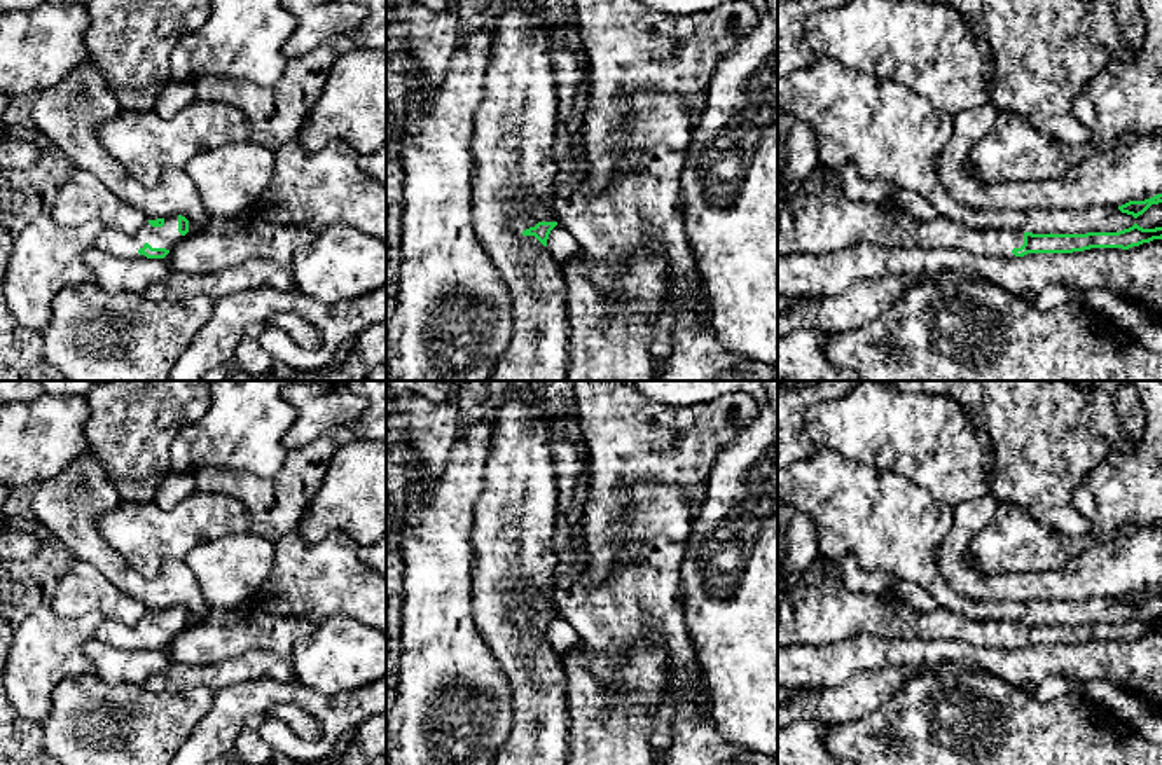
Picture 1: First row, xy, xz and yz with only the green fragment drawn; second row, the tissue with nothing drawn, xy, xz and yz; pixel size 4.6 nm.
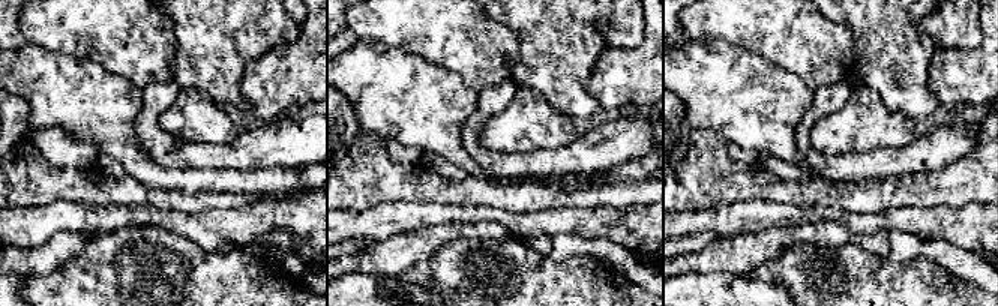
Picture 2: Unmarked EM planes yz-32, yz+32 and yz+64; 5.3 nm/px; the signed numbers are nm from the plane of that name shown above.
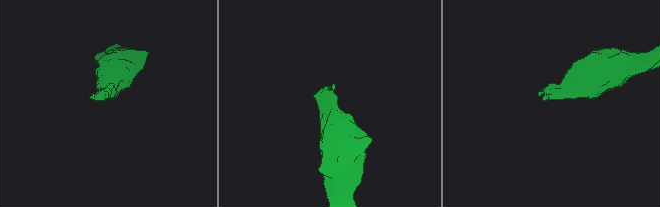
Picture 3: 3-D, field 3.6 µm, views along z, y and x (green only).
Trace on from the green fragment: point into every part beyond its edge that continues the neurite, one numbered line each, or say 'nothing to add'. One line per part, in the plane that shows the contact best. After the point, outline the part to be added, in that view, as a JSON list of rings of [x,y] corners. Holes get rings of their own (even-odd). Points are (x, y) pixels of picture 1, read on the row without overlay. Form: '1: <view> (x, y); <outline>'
1: xy (116, 633); [[[166,608],[163,618],[152,618],[149,613],[129,625],[121,620],[103,618],[94,638],[119,650],[145,650],[138,641],[149,634],[152,639],[175,639],[185,627],[178,624],[178,608]]]

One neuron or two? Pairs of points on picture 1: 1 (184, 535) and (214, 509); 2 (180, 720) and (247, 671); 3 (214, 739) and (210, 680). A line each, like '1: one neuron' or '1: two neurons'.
1: one neuron
2: two neurons
3: two neurons

